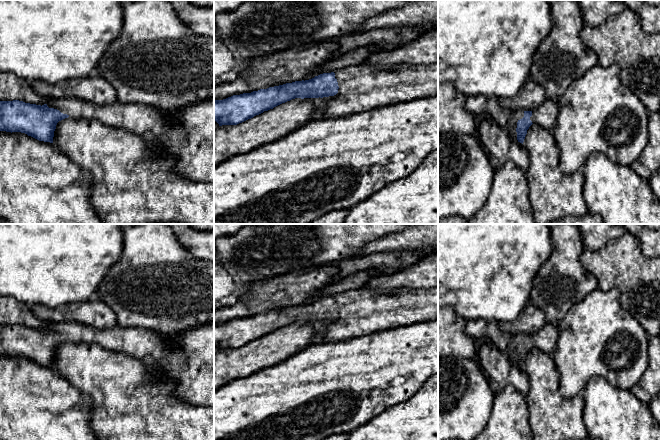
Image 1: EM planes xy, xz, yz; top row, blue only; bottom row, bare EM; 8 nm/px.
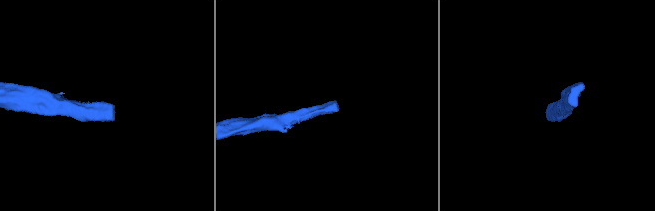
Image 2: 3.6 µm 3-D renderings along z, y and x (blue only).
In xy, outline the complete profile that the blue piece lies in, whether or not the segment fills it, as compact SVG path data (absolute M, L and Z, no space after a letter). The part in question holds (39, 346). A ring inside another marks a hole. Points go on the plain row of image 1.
M72 321L46 323L42 330L19 324L0 325L0 355L21 356L53 367L57 347L69 340L97 344L148 363L160 362L171 352L171 336L144 328L99 330Z

